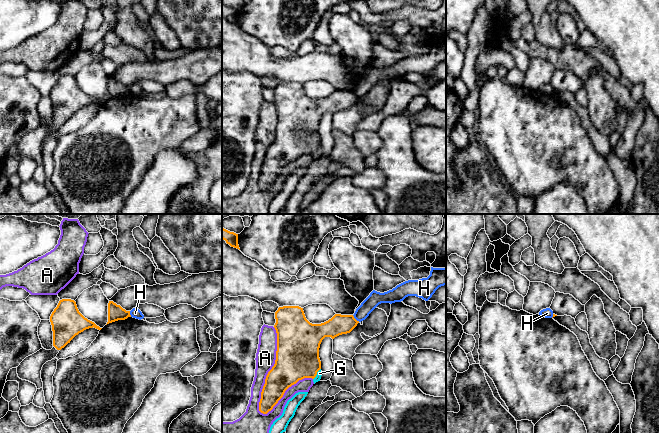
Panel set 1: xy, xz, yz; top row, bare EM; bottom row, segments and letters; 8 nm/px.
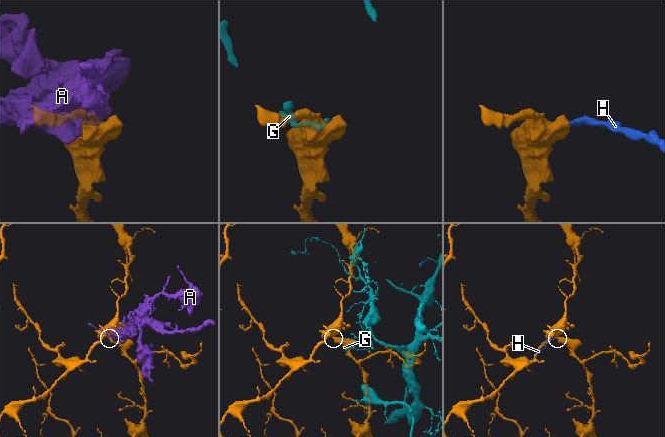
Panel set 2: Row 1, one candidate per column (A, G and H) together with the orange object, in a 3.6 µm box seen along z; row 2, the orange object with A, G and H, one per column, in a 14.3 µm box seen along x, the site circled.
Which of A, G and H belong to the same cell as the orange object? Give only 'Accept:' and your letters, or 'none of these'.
Accept: none of these

